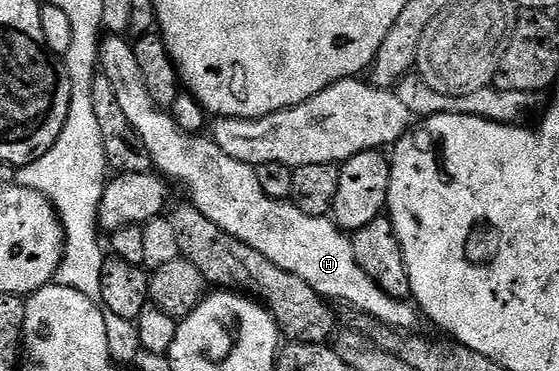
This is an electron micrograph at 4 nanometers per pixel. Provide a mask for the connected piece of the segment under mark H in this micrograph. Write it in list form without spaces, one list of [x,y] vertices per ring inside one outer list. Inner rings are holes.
[[[109,34],[99,44],[98,67],[110,85],[114,85],[114,97],[118,97],[122,113],[126,113],[126,121],[130,121],[146,145],[153,168],[169,180],[177,179],[188,190],[187,198],[192,206],[210,217],[218,229],[250,245],[250,249],[258,249],[262,257],[274,261],[274,265],[286,273],[296,274],[325,300],[345,299],[349,308],[366,313],[387,327],[415,328],[412,326],[418,316],[417,308],[411,302],[386,294],[360,268],[351,238],[331,218],[307,215],[291,201],[268,196],[258,183],[256,168],[249,163],[234,161],[234,157],[222,153],[211,138],[184,132],[167,110],[156,107],[138,67],[135,46],[126,39],[123,34]]]

